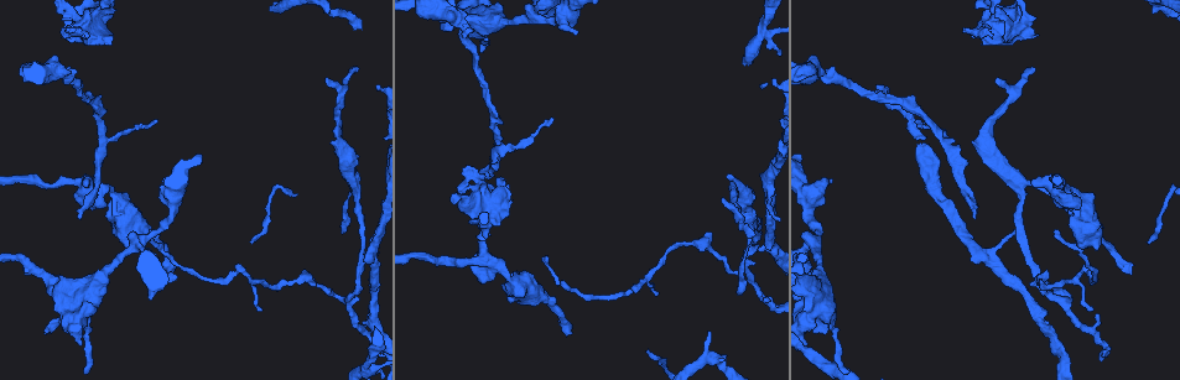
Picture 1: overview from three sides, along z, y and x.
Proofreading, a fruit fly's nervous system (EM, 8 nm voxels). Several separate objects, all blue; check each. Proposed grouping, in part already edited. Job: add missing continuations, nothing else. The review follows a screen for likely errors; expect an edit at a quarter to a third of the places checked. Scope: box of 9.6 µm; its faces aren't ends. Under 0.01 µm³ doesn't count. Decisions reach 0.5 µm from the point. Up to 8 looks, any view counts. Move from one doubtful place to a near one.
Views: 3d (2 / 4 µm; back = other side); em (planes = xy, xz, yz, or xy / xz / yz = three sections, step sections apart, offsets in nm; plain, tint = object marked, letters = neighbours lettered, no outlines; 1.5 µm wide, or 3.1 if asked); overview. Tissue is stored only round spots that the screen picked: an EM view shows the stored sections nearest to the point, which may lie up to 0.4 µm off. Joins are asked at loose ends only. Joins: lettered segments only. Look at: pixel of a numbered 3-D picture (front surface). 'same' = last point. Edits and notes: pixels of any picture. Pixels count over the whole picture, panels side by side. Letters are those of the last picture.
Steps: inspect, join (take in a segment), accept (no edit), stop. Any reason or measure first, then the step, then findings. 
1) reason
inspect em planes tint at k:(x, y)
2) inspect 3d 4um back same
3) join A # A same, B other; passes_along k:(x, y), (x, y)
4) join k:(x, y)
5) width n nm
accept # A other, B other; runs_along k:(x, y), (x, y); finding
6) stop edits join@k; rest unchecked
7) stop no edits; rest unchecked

thick end
inspect em xz step 8 letters at 1:(508, 185)

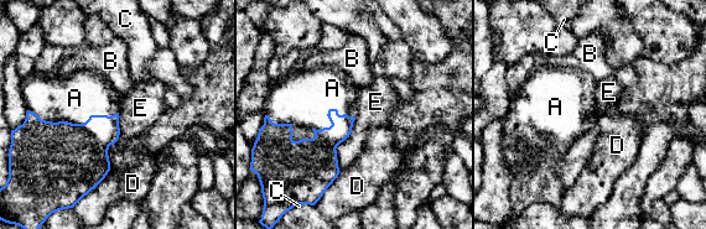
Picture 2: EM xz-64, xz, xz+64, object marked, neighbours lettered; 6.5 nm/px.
cut it another way
inspect em planes letters same

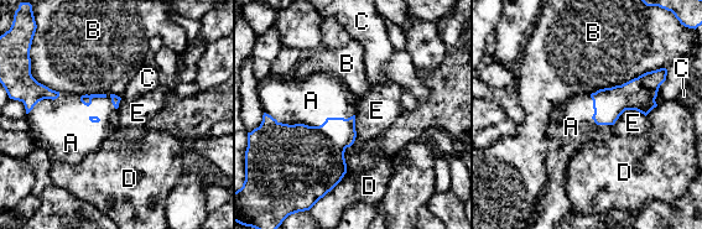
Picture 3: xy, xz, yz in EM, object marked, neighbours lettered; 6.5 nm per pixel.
join A # A same, B other, C other, D other, E other; passes_along 3:(301, 164), (311, 126), (311, 100); the neuron continues

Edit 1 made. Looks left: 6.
thin end
inspect 3d 4um at 1:(78, 217)

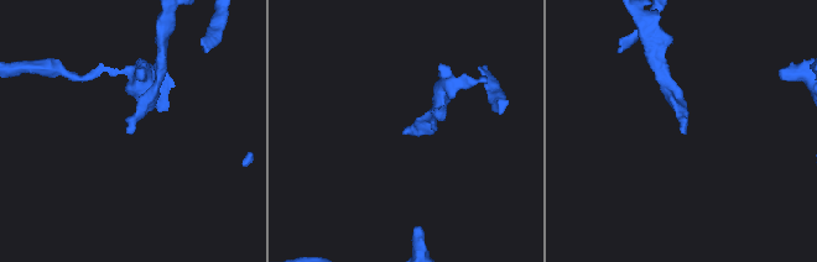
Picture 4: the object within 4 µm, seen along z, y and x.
need the tissue
inspect em xz step 8 letters at 4:(686, 132)

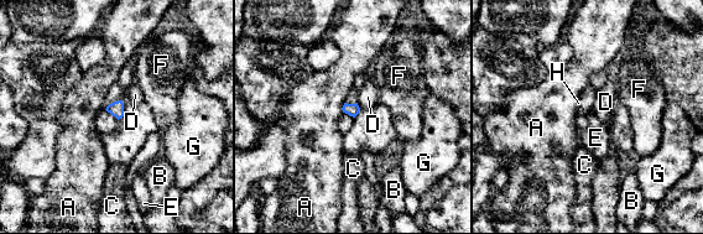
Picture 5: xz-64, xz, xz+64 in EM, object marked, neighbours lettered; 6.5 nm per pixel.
another direction
inspect em xy step 4 letters same

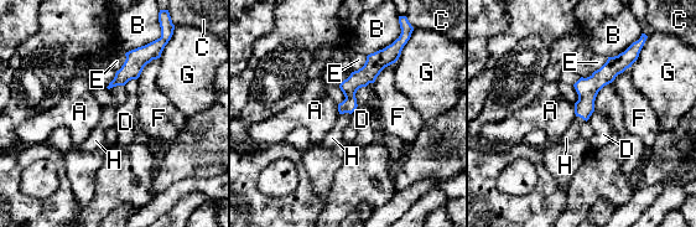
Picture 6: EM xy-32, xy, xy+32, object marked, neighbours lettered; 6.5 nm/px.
join H # A other, B other, C other, D other, E other, F other, G other, H same; passes_along 6:(359, 78), (344, 112), (334, 135); the neuron continues

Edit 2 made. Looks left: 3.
thin end
inspect em xz step 4 letters at 4:(205, 48)

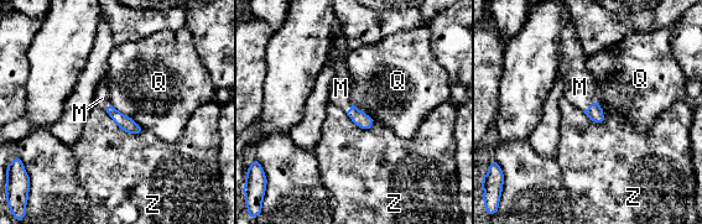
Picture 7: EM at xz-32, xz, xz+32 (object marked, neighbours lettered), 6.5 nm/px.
join M # M same, Q other, Z other; passes_along 7:(594, 112), (589, 105), (580, 87); the neuron continues

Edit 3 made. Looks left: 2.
stop edits join@3, join@6, join@7; rest unchecked

